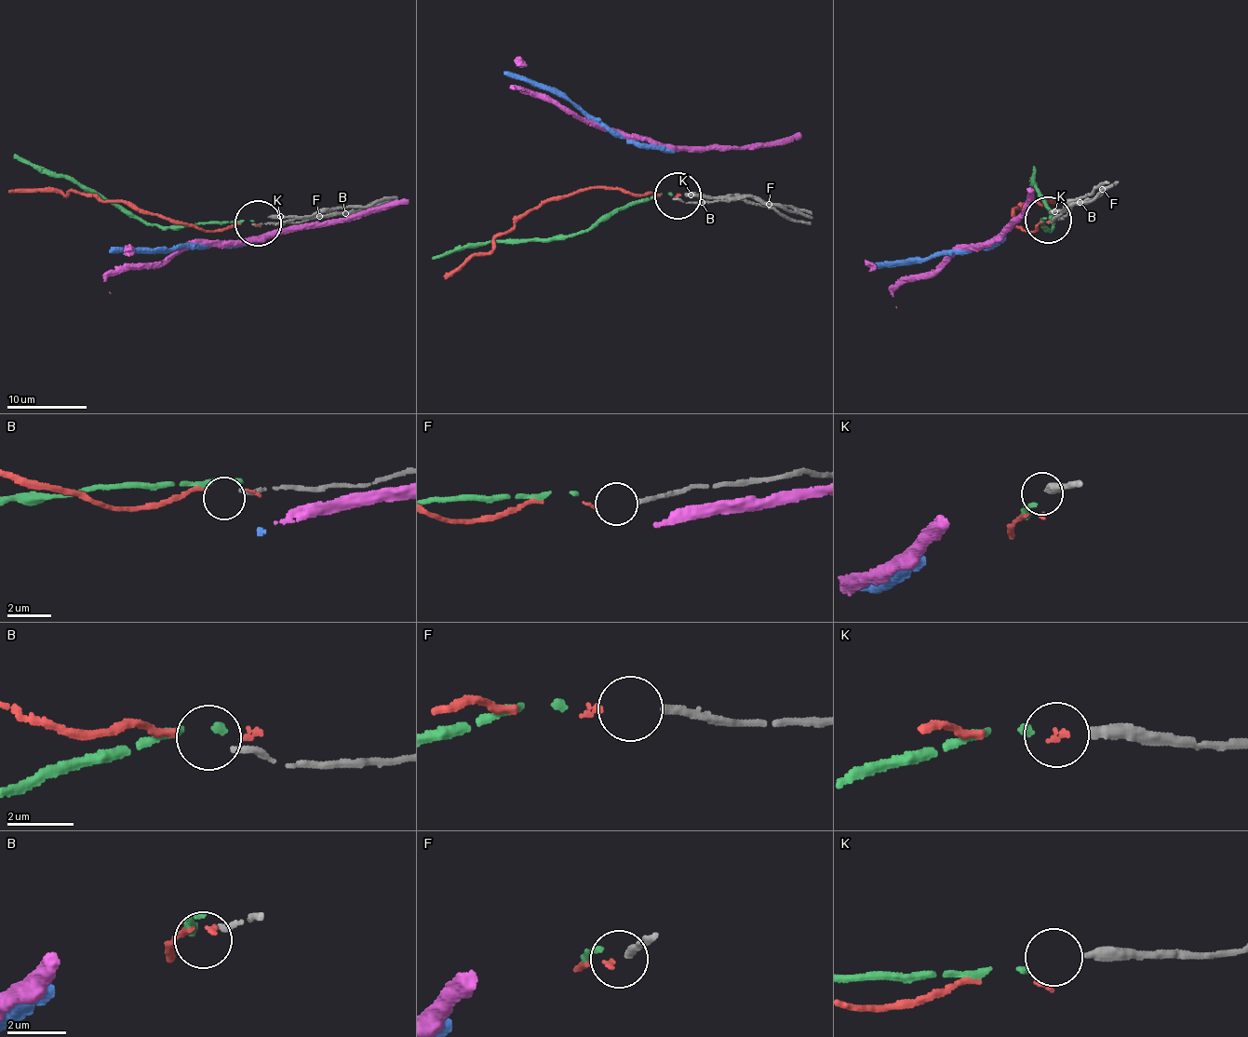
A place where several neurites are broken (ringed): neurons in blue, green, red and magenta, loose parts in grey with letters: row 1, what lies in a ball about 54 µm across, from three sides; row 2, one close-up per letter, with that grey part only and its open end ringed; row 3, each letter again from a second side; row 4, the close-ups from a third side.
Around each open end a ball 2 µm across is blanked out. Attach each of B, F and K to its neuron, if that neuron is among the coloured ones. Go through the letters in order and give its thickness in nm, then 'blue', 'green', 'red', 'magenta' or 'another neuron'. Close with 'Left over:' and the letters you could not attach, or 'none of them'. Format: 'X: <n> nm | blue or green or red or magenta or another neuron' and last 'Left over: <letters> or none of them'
B: 190 nm | another neuron
F: 200 nm | red
K: 320 nm | green
Left over: B

